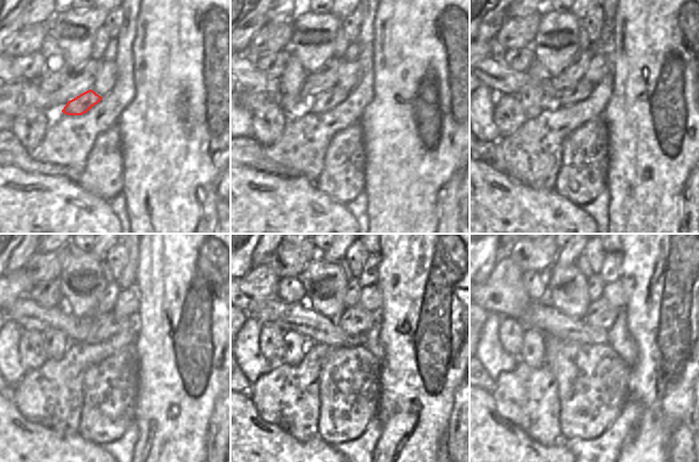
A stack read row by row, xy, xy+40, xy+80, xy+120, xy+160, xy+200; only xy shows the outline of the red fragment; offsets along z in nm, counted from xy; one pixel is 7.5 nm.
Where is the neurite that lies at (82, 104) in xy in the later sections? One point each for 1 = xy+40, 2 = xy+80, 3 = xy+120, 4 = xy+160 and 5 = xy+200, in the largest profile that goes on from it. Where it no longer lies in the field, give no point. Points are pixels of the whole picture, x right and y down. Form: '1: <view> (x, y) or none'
1: xy+40 (324, 101)
2: xy+80 (583, 88)
3: xy+120 (104, 327)
4: xy+160 (356, 319)
5: xy+200 (601, 314)

